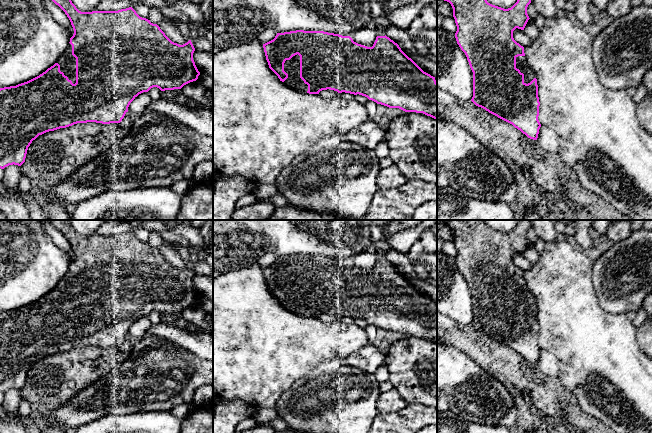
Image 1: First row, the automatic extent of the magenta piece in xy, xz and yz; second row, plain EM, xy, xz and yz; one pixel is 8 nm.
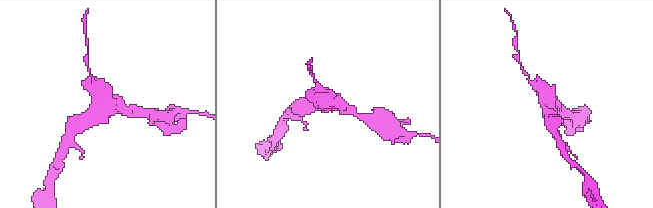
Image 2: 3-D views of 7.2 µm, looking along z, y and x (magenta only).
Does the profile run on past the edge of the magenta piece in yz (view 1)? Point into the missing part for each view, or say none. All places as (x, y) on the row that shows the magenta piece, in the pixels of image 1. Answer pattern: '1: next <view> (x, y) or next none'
1: next yz (522, 64)

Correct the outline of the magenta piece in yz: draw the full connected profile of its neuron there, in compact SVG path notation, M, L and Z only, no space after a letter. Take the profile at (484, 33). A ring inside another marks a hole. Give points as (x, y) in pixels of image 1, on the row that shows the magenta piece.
M444 0L451 4L453 8L453 17L455 19L455 23L457 26L457 31L455 33L455 38L457 44L461 48L461 50L465 53L467 60L469 62L470 68L473 72L473 97L471 101L478 107L481 107L488 111L489 113L497 116L498 118L512 124L515 128L520 130L523 134L525 134L528 138L537 140L539 129L541 124L538 120L539 116L539 97L538 97L538 85L537 79L535 78L535 73L532 68L529 66L528 61L525 57L524 47L517 43L513 38L513 31L518 28L524 30L528 20L530 19L527 14L527 7L531 3L531 0L517 0L517 2L508 9L504 9L495 5L492 5L487 2L487 0Z

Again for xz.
M296 30L277 33L263 48L269 68L290 88L309 94L327 89L359 94L377 104L423 113L437 120L435 77L424 72L386 35L377 36L373 46L367 47L354 42L350 36Z

